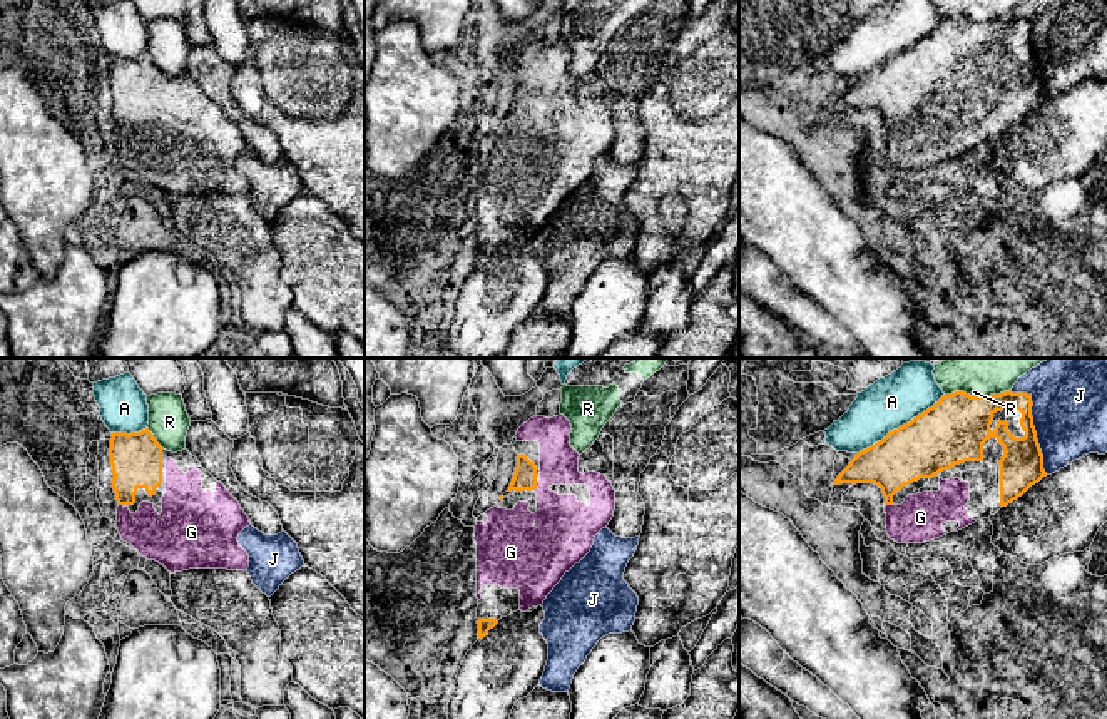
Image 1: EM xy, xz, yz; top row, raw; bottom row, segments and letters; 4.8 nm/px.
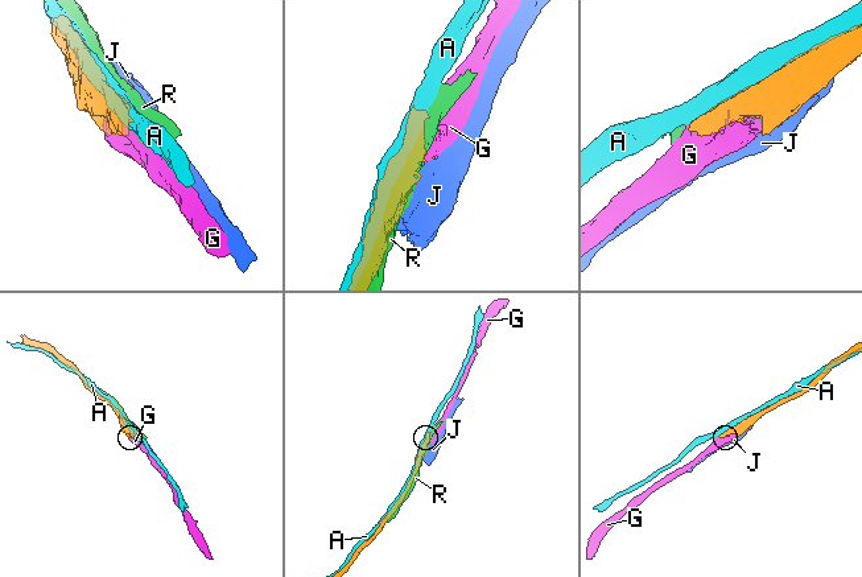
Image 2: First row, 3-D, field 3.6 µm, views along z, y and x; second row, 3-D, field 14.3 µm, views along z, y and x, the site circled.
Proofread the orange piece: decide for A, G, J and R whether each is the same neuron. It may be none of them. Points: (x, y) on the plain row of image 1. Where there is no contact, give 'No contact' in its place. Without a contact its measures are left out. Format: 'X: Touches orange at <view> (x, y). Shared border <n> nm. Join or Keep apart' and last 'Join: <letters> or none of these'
A: Touches orange at yz (903, 50). Shared border 500 nm. Keep apart
G: Touches orange at xz (535, 111). Shared border 50 nm. Join
J: Touches orange at yz (1032, 50). Shared border 440 nm. Keep apart
R: Touches orange at yz (977, 22). Shared border 320 nm. Keep apart
Join: G

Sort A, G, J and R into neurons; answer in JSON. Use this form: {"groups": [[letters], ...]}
{"groups": [["A"], ["G"], ["J"], ["R"]]}

